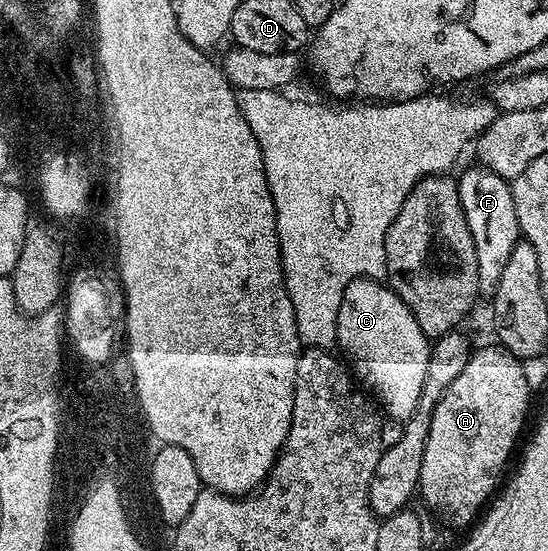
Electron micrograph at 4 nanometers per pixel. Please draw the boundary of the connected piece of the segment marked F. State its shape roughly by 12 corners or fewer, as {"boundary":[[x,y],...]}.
{"boundary":[[457,176],[476,249],[478,294],[493,296],[520,242],[507,180]]}

